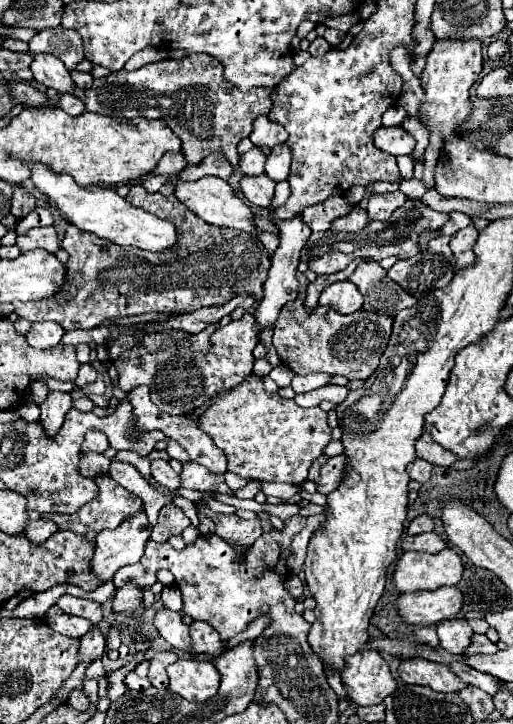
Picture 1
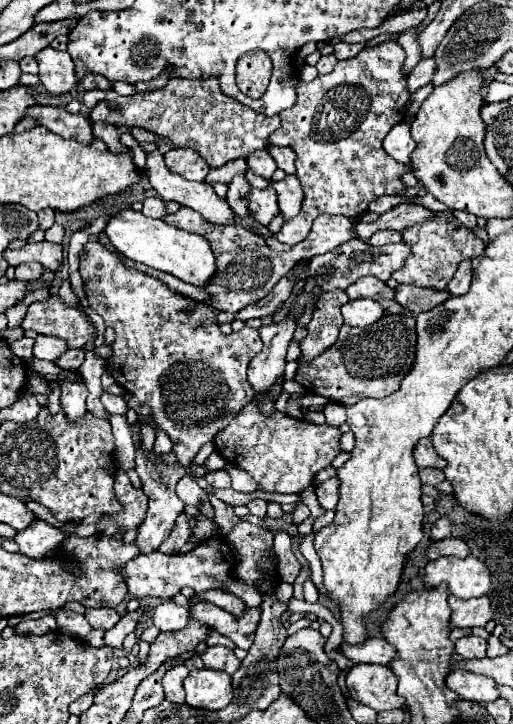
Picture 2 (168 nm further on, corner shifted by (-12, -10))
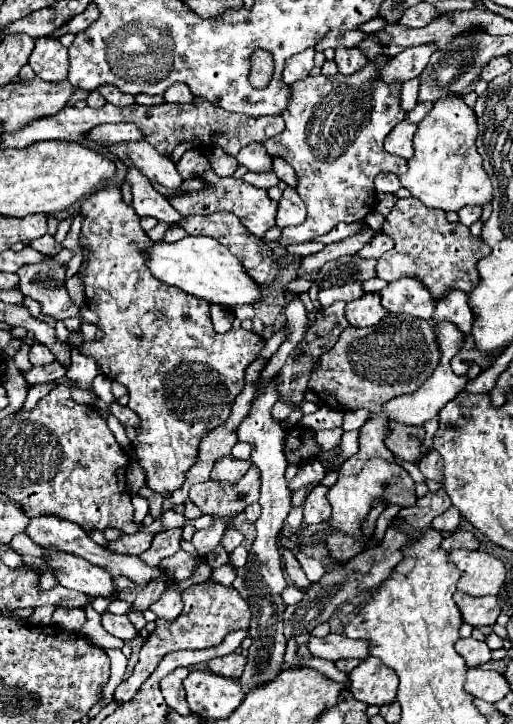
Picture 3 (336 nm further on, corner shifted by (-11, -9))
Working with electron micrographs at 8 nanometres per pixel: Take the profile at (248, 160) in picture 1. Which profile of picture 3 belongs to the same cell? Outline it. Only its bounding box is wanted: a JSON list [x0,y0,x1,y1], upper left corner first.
[237,142,273,172]

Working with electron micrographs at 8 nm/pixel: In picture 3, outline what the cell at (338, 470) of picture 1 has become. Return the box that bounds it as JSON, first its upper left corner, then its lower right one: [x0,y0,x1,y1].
[303,484,331,524]

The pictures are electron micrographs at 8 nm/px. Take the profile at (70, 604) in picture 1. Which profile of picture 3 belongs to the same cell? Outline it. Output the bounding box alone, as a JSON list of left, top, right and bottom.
[103,612,139,640]

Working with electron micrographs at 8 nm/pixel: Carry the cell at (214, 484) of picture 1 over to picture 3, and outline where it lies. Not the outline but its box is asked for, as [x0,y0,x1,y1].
[211,456,253,484]

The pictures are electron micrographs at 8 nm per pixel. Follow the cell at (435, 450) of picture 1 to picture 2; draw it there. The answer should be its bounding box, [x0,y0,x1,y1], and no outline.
[414,439,446,469]

